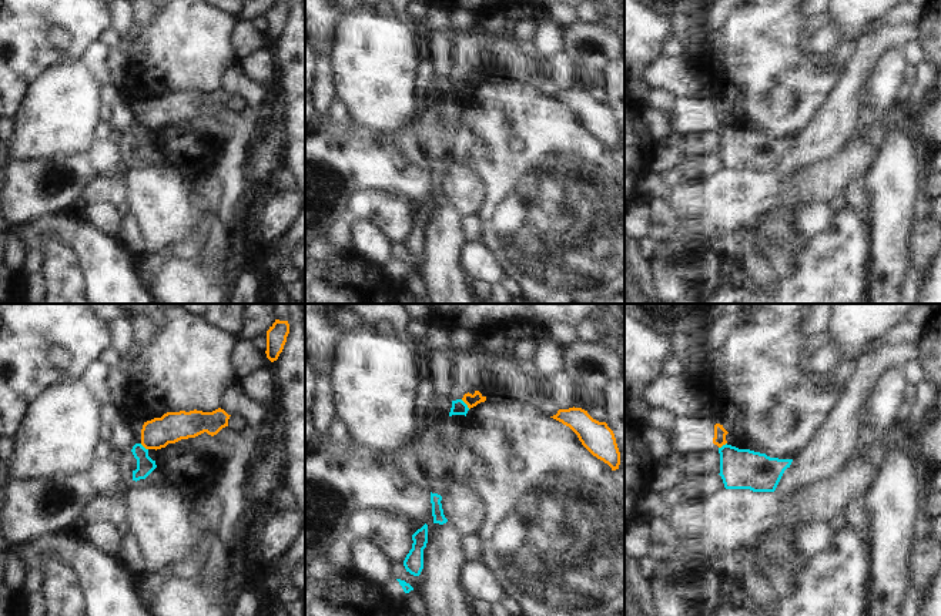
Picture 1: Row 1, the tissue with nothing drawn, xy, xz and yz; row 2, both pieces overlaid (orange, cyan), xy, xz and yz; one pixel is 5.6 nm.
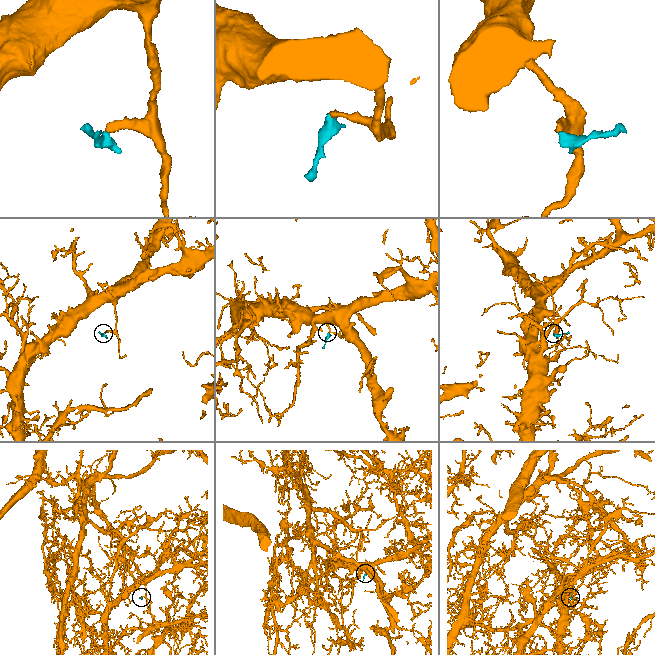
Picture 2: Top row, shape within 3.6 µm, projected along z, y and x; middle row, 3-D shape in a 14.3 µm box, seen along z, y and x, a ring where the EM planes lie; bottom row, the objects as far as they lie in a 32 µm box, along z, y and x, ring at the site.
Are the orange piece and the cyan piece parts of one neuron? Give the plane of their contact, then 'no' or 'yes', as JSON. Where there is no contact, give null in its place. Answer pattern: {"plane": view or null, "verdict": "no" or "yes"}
{"plane": "xz", "verdict": "no"}

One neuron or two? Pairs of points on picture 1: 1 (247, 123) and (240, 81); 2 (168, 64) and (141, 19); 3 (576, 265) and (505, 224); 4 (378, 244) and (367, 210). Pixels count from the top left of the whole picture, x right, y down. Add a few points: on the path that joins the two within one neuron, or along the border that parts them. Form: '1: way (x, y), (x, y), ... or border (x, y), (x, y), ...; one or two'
1: way (251, 113), (251, 94), (248, 91); one
2: border (154, 14), (147, 23), (134, 27); two
3: way (559, 248), (535, 224), (522, 224); one
4: border (350, 218), (368, 220), (392, 241); two

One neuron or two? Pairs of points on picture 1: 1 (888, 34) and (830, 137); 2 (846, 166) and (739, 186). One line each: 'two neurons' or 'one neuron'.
1: one neuron
2: one neuron

